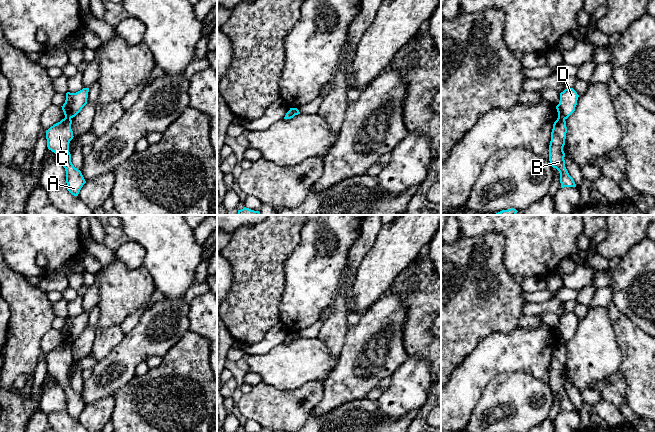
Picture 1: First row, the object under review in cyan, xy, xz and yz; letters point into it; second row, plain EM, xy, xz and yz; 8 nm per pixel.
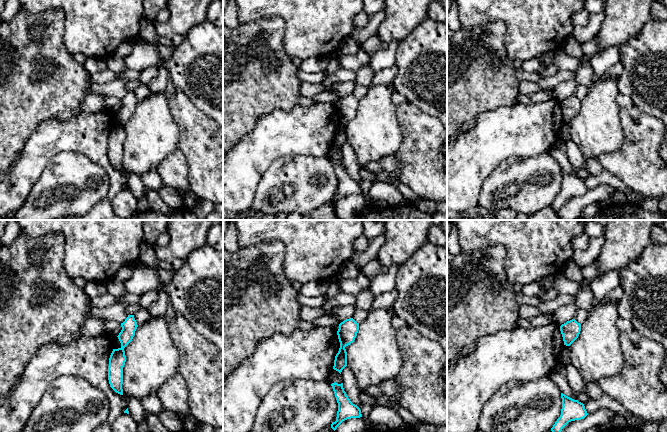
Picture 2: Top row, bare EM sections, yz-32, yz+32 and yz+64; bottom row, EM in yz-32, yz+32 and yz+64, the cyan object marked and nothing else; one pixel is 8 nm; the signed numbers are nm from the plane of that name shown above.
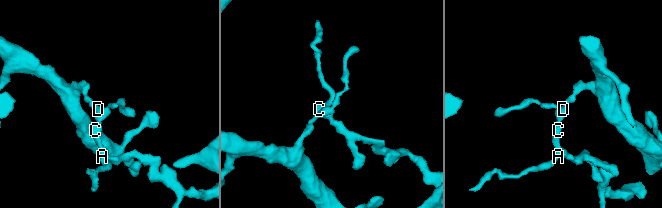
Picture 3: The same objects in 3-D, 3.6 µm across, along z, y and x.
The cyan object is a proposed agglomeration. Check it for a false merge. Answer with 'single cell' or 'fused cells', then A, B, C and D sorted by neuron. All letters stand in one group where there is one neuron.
fused cells; A B C / D

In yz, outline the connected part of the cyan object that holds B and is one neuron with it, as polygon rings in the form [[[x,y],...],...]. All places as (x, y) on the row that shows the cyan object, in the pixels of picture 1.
[[[558,117],[553,124],[551,132],[551,141],[549,145],[549,161],[553,168],[556,168],[560,173],[561,188],[576,187],[573,178],[569,175],[565,167],[565,153],[563,147],[565,145],[567,127],[566,121]]]

